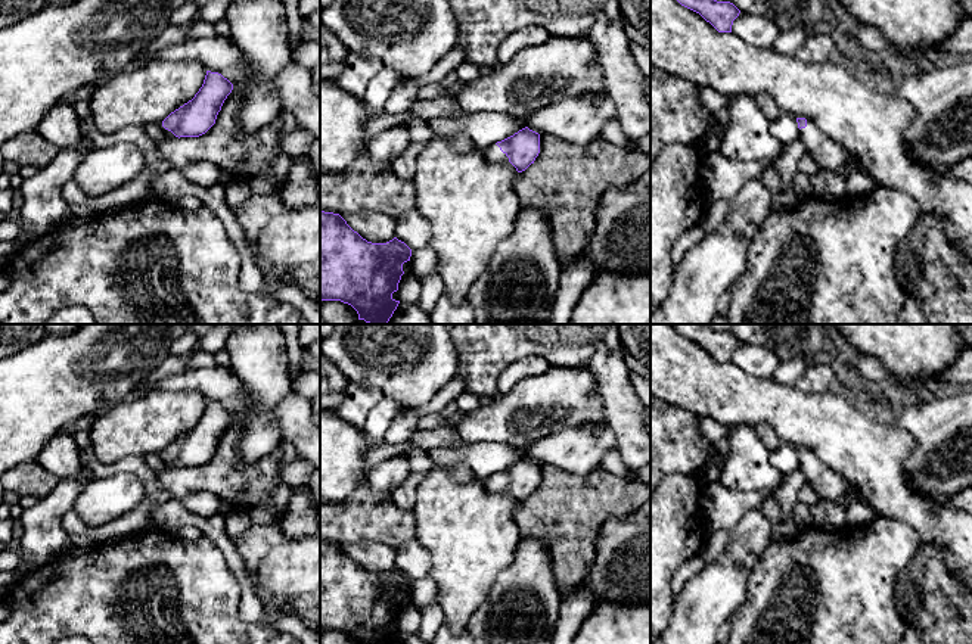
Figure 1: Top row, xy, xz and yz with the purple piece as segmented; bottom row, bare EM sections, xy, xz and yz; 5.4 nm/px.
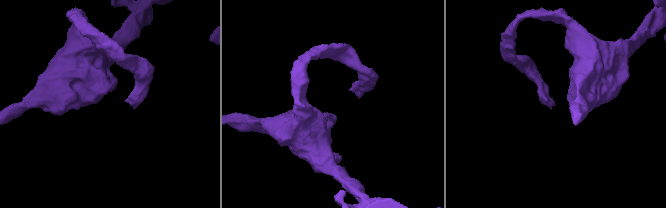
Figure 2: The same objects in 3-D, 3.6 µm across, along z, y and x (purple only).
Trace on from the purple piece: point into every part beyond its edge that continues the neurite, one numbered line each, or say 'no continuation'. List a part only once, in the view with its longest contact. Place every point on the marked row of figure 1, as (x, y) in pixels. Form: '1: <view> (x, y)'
1: xz (493, 154)

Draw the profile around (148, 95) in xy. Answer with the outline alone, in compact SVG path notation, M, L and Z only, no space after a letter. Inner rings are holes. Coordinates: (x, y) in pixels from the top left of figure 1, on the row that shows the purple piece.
M149 60L131 72L119 71L86 91L93 127L100 133L115 133L128 125L162 122L195 97L205 75L205 66L196 60Z

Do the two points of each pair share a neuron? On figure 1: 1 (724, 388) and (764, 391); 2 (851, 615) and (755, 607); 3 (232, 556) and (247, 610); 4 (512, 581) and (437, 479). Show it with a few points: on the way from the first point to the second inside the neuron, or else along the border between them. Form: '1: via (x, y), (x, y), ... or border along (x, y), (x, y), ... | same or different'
1: via (735, 391), (754, 391) | same
2: via (823, 587), (819, 572), (798, 559), (779, 579) | same
3: via (239, 569), (248, 585), (248, 597) | same
4: border along (519, 540), (515, 557), (500, 572), (486, 599) | different

